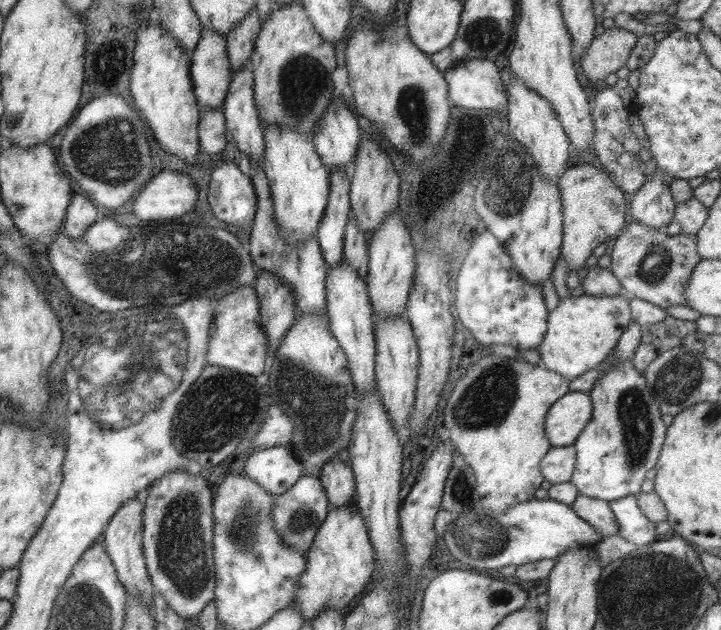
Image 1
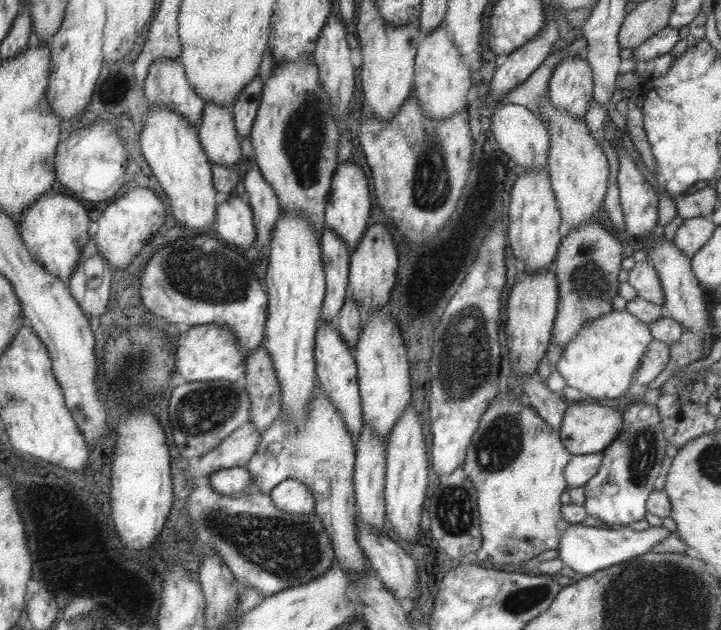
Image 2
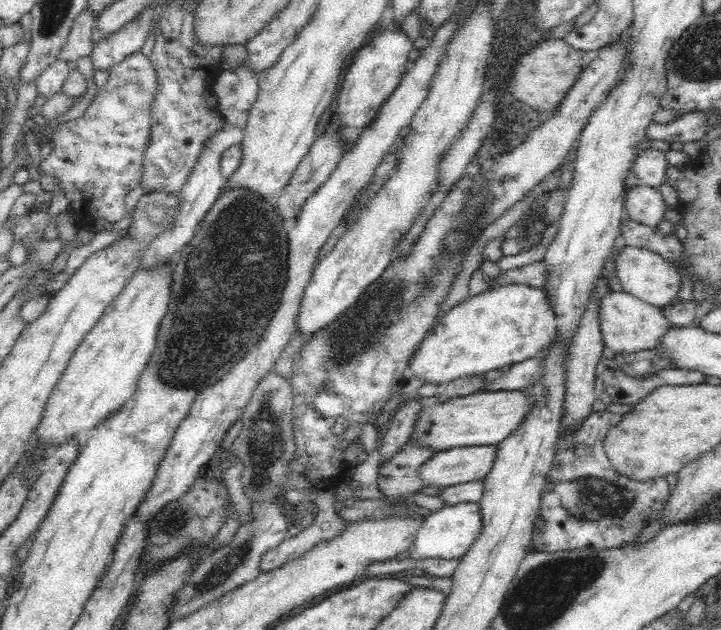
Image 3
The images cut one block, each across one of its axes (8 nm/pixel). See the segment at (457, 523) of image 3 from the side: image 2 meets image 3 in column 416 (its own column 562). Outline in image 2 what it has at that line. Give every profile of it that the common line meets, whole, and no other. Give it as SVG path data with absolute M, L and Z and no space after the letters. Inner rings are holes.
M583 523L567 525L563 530L559 543L557 543L558 558L571 570L581 572L581 574L593 574L596 570L601 570L619 562L625 562L633 556L649 552L651 546L665 540L671 535L662 526L651 526L647 530L630 530L629 528L595 528L595 526L586 526Z

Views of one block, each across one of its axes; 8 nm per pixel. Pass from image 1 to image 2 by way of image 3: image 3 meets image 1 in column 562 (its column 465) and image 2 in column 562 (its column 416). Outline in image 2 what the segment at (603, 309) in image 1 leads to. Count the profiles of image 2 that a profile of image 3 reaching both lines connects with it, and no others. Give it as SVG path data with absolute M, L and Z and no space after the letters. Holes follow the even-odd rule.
M614 310L600 314L593 322L585 324L567 344L562 351L554 369L562 376L566 386L576 388L586 399L597 400L602 398L617 398L625 394L630 388L630 380L634 370L642 358L643 352L651 342L652 336L647 325L637 320L636 316L624 310Z

